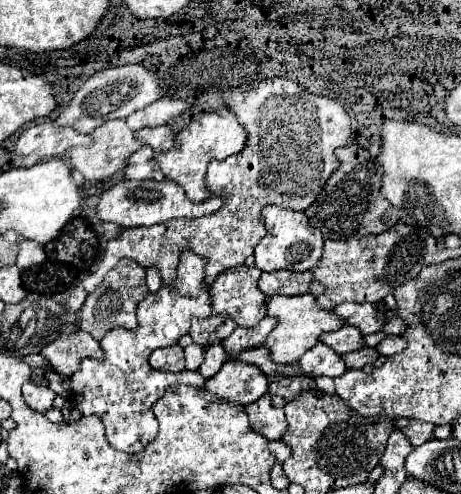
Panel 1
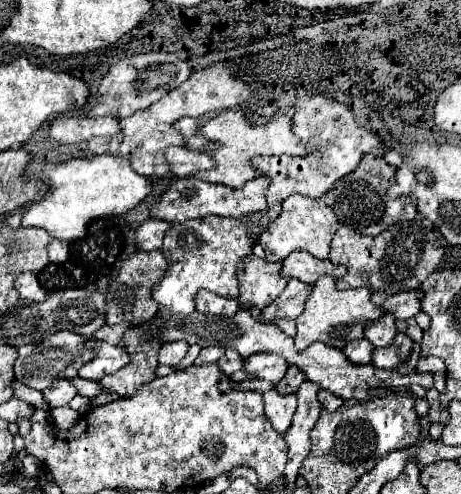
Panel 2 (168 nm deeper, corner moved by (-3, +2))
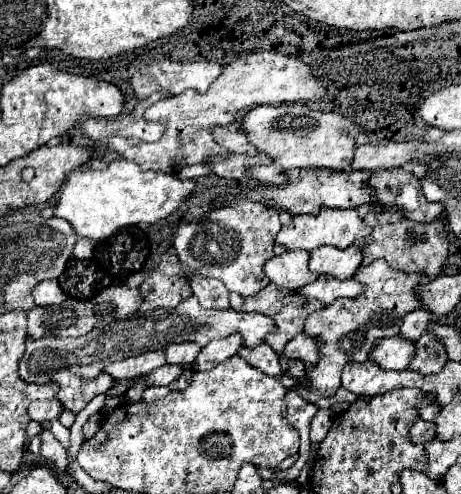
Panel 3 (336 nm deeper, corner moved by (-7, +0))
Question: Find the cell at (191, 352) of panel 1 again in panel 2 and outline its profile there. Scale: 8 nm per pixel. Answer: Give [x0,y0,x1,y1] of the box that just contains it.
[194,347,224,365]

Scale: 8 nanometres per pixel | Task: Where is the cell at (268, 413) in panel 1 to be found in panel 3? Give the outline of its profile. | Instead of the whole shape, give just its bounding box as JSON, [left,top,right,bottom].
[286,391,318,459]

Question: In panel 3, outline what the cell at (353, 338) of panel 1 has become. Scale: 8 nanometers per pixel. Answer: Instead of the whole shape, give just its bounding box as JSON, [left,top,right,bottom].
[398,309,436,339]

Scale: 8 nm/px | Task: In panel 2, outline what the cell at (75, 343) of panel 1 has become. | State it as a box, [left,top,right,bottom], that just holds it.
[80,341,130,381]

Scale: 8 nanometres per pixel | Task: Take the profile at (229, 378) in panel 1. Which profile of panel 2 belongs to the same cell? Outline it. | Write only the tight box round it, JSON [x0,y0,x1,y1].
[244,353,288,385]

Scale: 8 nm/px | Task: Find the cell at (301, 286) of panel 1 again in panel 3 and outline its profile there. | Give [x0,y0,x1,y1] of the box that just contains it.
[310,245,362,279]

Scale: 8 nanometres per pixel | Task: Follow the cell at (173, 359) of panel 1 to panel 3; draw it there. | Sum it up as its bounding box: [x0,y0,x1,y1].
[166,343,200,363]

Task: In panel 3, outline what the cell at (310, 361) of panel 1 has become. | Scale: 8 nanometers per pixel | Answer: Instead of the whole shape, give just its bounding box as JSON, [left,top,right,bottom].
[368,337,414,369]

